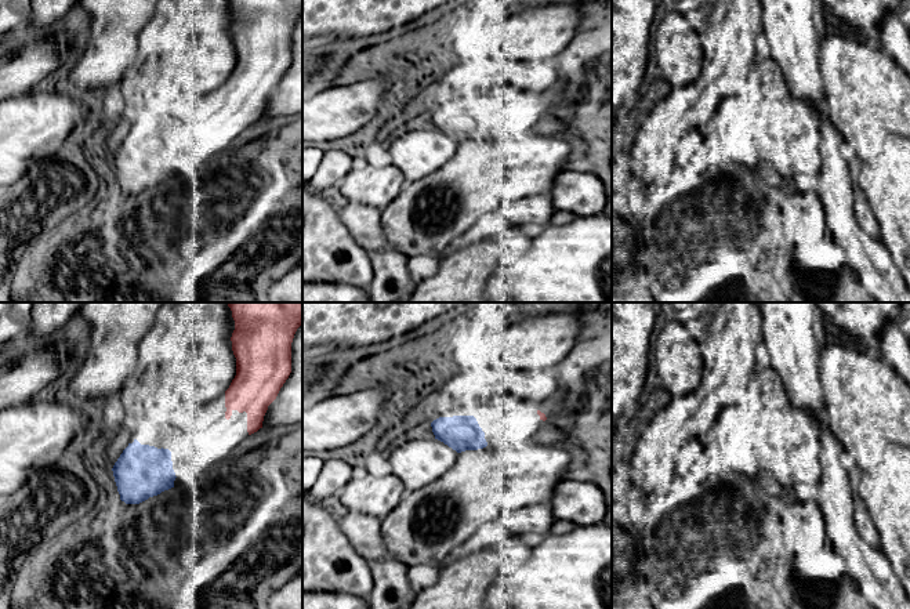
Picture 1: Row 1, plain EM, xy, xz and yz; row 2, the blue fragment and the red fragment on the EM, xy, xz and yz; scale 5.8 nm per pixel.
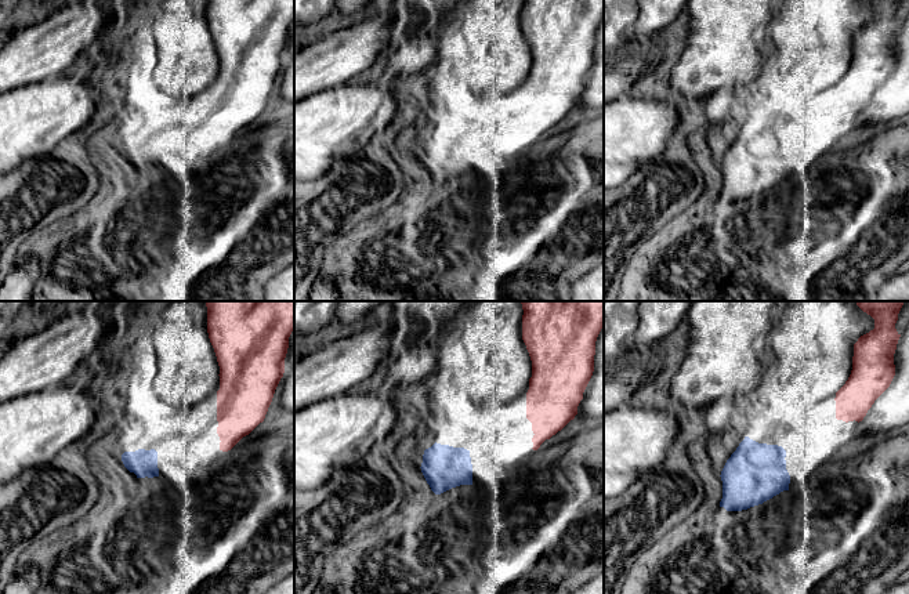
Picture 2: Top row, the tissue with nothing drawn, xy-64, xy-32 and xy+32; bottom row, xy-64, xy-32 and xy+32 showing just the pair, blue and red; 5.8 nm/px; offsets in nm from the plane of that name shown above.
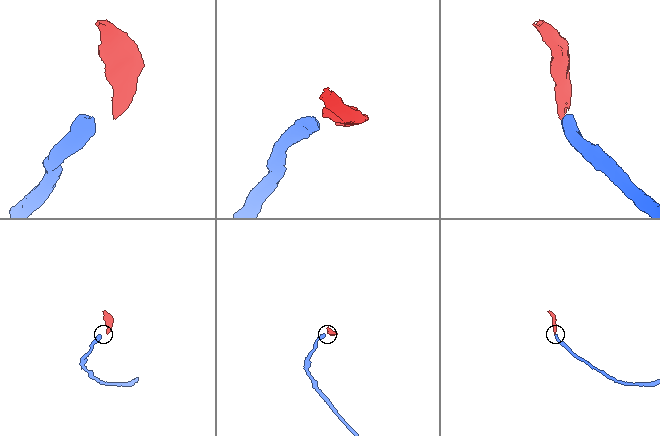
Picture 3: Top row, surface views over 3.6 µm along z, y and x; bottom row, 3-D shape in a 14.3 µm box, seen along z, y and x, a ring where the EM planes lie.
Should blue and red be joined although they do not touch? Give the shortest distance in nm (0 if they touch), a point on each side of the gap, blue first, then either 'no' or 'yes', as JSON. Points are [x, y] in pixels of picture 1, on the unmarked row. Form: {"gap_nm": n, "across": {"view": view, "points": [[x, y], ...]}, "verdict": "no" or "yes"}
{"gap_nm": 340, "across": {"view": "xz", "points": [[483, 123], [537, 104]]}, "verdict": "yes"}

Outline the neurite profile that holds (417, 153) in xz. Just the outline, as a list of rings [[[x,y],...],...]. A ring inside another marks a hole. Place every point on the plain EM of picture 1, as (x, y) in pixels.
[[[438,130],[406,133],[392,142],[385,162],[396,167],[406,184],[418,181],[446,164],[458,144]]]

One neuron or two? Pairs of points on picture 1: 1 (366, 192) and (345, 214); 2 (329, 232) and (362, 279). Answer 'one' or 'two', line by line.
1: two
2: one

